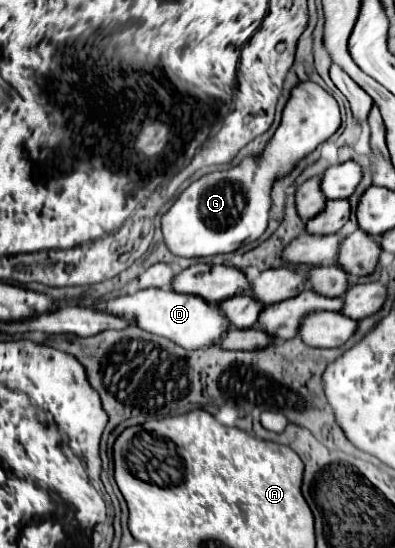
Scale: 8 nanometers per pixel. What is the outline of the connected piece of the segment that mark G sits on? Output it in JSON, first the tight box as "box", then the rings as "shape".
{"box":[161,82,341,258],"shape":[[[299,82],[291,90],[291,98],[287,100],[287,104],[283,108],[283,120],[281,120],[275,136],[267,144],[261,160],[245,158],[235,168],[229,168],[229,170],[223,170],[223,172],[205,174],[203,178],[191,182],[189,188],[183,190],[179,194],[179,198],[171,204],[171,208],[161,216],[161,232],[163,232],[165,246],[175,256],[193,258],[193,256],[215,256],[215,254],[235,252],[241,244],[257,240],[265,232],[267,222],[269,222],[271,186],[273,186],[273,182],[277,178],[285,176],[297,164],[297,160],[301,160],[303,156],[313,152],[329,136],[333,136],[335,130],[339,128],[339,124],[341,124],[341,116],[339,116],[339,106],[337,106],[335,98],[329,92],[325,92],[315,82]]]}

